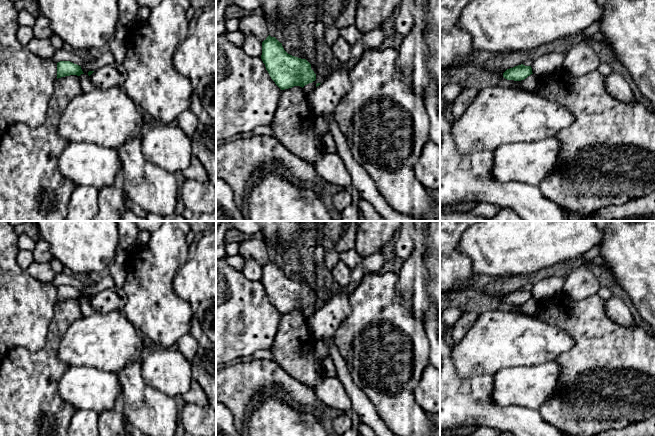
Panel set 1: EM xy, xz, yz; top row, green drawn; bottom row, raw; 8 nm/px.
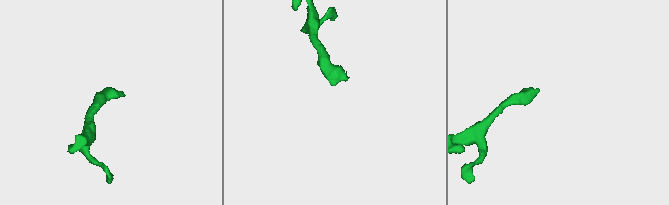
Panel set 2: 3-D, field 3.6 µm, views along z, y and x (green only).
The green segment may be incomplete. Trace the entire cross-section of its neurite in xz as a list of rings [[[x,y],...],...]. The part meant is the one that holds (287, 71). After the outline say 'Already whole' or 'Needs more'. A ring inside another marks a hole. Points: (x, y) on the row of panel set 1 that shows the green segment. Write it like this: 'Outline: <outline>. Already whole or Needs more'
Outline: [[[270,35],[262,42],[261,59],[271,79],[281,89],[304,87],[316,80],[316,74],[306,59],[288,54],[275,37]]]. Already whole

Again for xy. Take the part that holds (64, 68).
Outline: [[[60,61],[57,63],[57,79],[70,75],[80,76],[84,74],[81,66],[74,64],[70,61]]]. Already whole

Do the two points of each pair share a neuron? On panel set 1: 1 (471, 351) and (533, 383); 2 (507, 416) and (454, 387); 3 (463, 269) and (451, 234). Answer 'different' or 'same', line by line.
1: different
2: same
3: same

